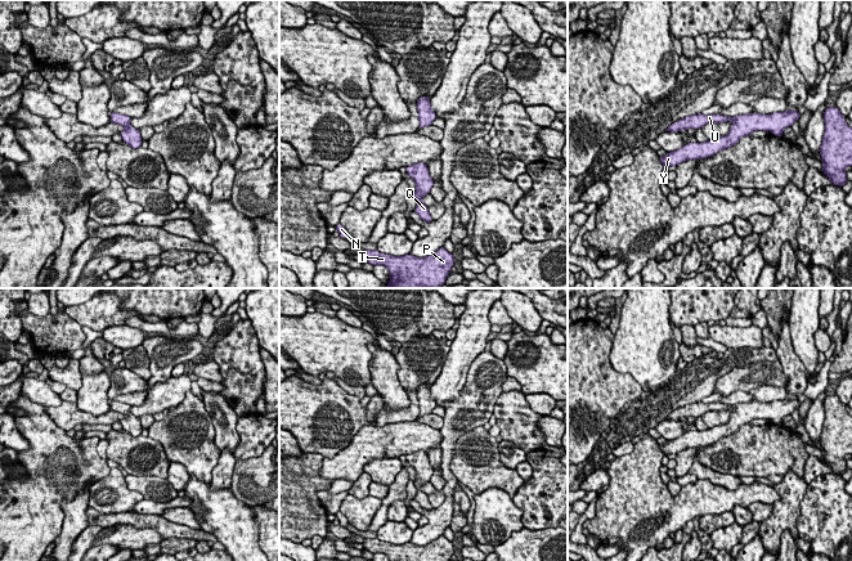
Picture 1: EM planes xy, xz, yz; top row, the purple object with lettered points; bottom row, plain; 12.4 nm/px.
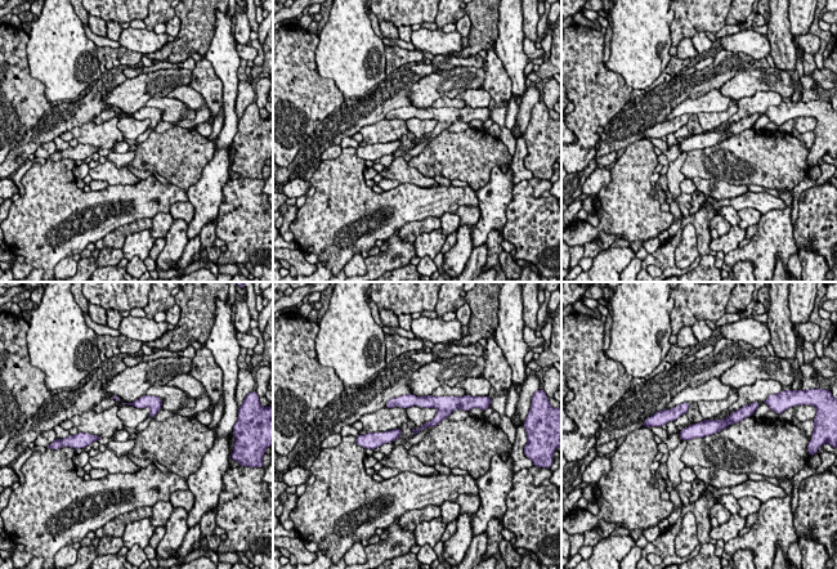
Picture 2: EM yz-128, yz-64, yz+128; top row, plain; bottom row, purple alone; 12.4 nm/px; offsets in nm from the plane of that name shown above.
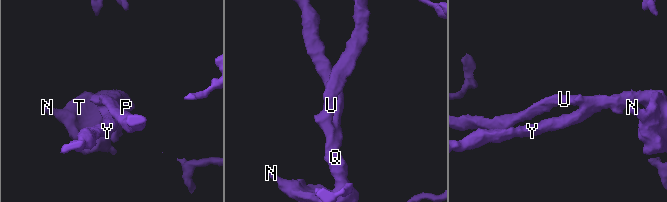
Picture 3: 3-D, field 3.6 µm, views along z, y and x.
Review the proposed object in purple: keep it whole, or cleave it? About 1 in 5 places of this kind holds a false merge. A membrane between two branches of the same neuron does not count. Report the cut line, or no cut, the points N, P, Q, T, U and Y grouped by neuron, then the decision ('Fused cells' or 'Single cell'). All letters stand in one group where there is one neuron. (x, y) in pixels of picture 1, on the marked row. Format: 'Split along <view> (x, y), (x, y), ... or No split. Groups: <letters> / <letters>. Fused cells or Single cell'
No split. Groups: N P Q T U Y. Single cell

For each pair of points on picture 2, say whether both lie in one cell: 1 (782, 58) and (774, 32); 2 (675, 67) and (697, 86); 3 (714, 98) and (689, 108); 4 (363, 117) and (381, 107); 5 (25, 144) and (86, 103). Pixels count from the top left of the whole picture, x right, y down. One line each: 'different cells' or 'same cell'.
1: same cell
2: different cells
3: same cell
4: same cell
5: same cell

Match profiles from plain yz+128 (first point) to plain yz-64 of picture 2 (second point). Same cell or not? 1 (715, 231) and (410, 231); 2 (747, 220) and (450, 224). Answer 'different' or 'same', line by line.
1: same
2: different

